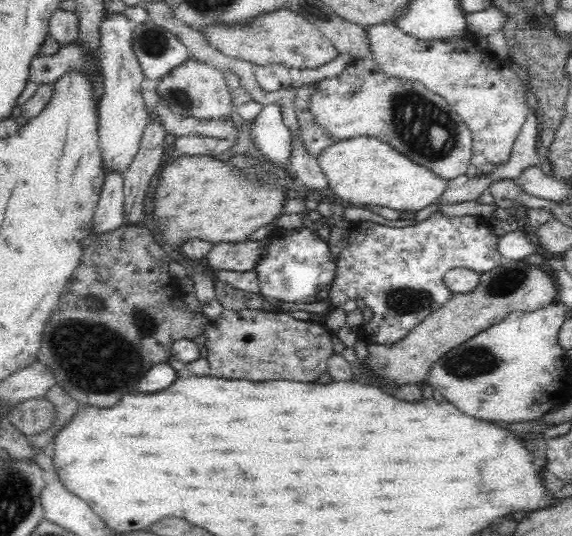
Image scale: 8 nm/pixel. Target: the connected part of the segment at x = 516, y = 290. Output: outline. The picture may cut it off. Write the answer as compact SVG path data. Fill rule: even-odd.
M503 260L500 266L481 275L478 286L470 294L453 294L444 306L427 315L418 326L394 344L378 345L369 339L366 346L368 354L359 364L371 378L365 384L374 387L389 384L395 388L402 388L406 384L421 386L439 358L474 338L475 334L494 326L494 323L516 310L535 311L552 303L556 286L542 270L528 268L528 265L521 260Z

